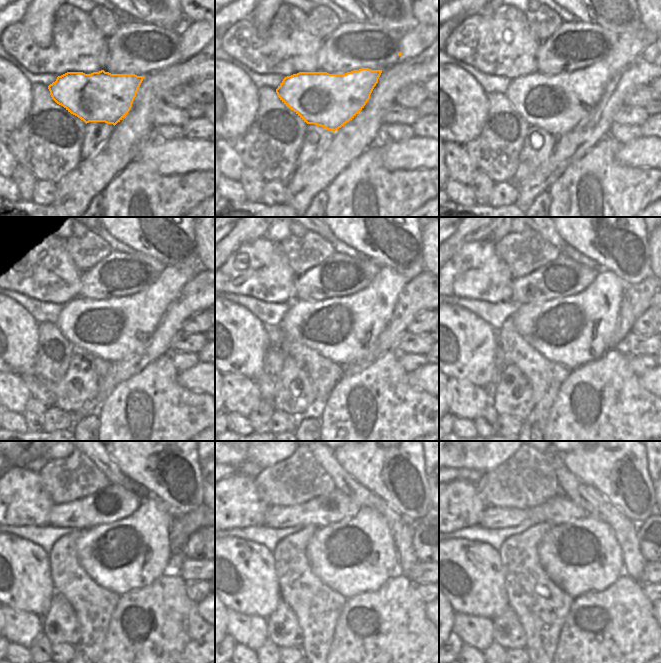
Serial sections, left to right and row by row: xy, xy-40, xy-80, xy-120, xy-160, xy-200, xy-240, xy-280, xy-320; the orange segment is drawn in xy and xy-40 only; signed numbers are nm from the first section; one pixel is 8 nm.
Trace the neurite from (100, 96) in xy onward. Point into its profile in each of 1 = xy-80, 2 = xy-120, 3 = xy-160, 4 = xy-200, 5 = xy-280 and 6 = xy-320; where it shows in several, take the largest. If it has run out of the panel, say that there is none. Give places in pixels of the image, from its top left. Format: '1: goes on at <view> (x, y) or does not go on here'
1: goes on at xy-80 (557, 103)
2: goes on at xy-120 (112, 329)
3: goes on at xy-160 (343, 330)
4: goes on at xy-200 (572, 331)
5: goes on at xy-280 (358, 555)
6: goes on at xy-320 (583, 556)

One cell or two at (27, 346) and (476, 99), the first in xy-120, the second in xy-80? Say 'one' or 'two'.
one

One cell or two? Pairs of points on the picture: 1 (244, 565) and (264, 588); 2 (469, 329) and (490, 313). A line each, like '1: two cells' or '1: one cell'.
1: one cell
2: two cells

